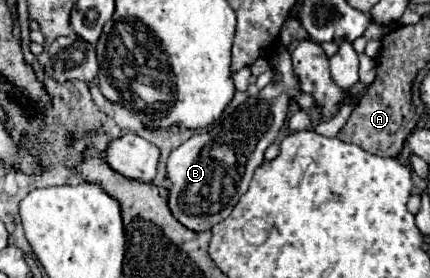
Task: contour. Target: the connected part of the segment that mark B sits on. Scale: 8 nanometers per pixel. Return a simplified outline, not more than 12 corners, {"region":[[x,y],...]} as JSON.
{"region":[[281,73],[168,158],[168,206],[210,230],[248,190],[300,92]]}

